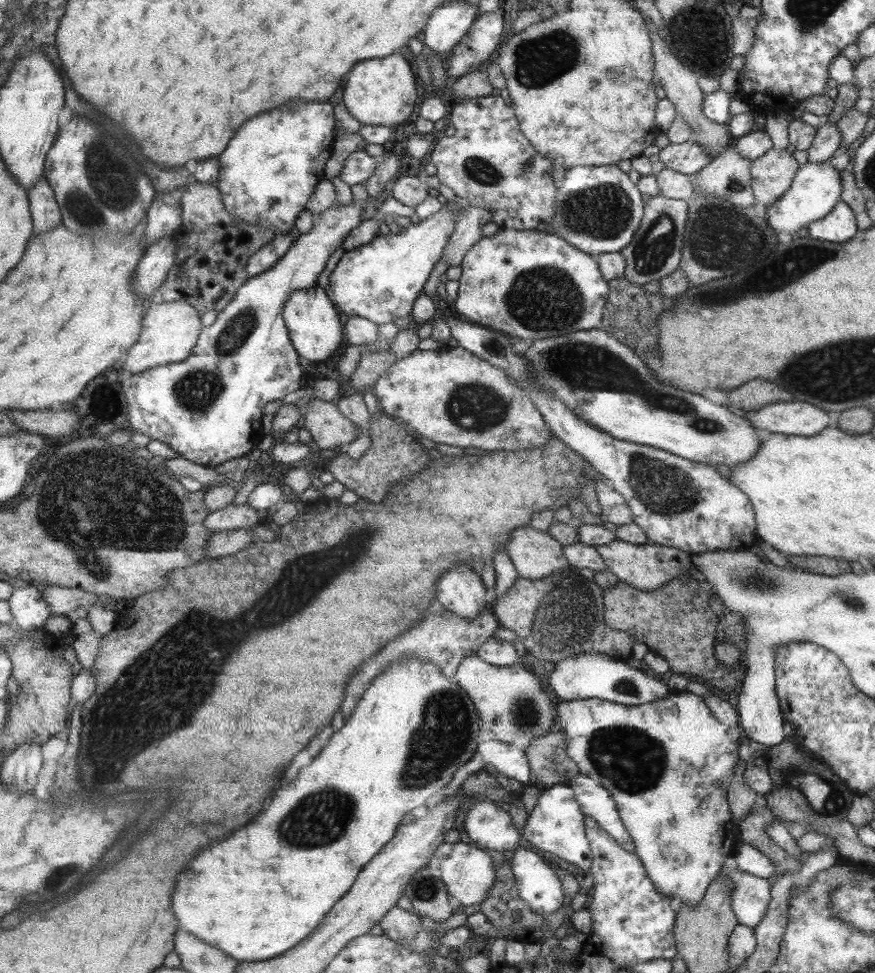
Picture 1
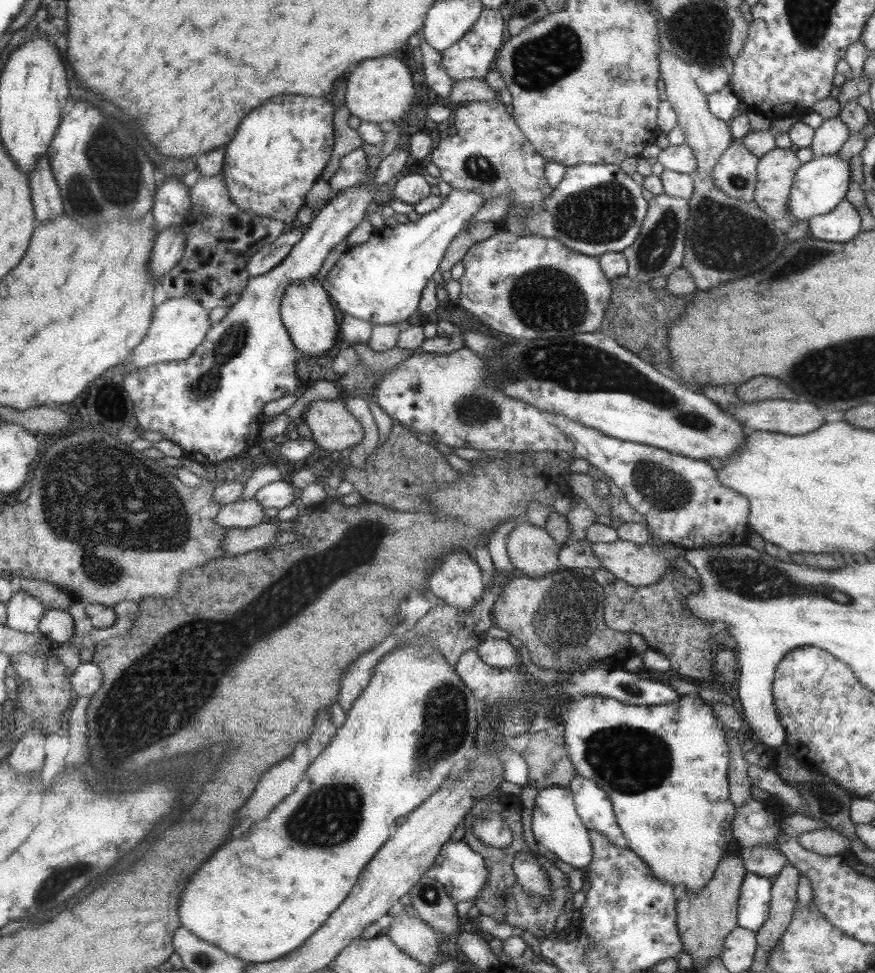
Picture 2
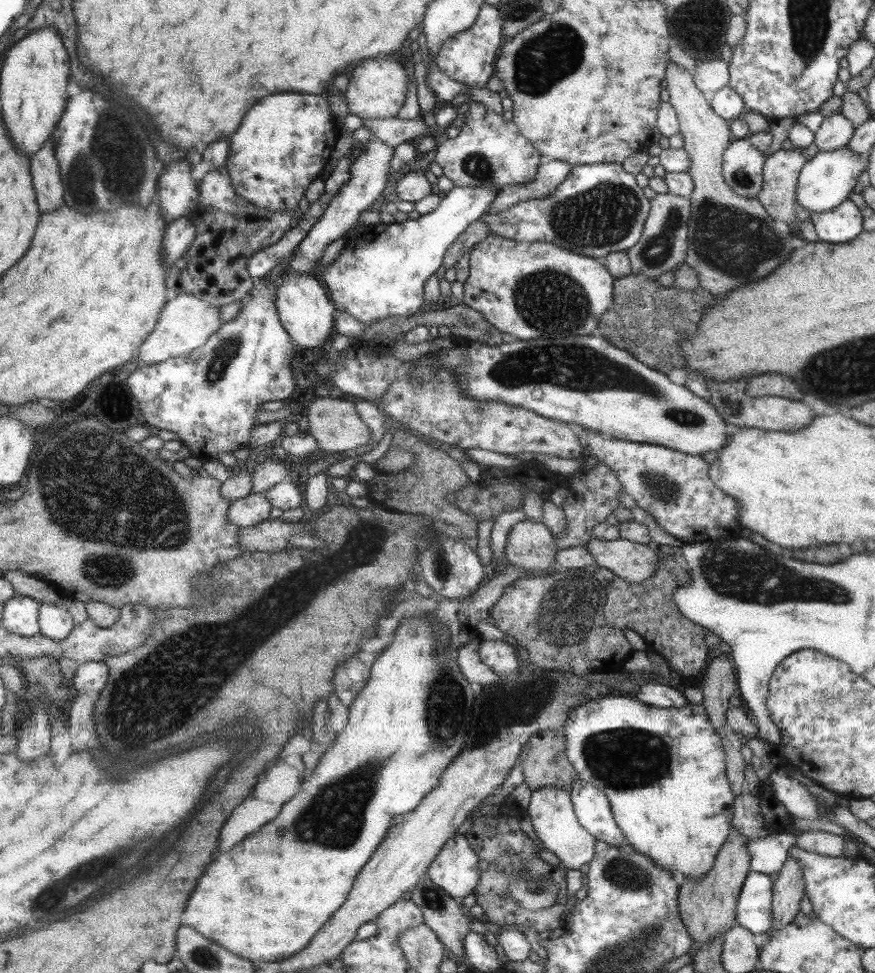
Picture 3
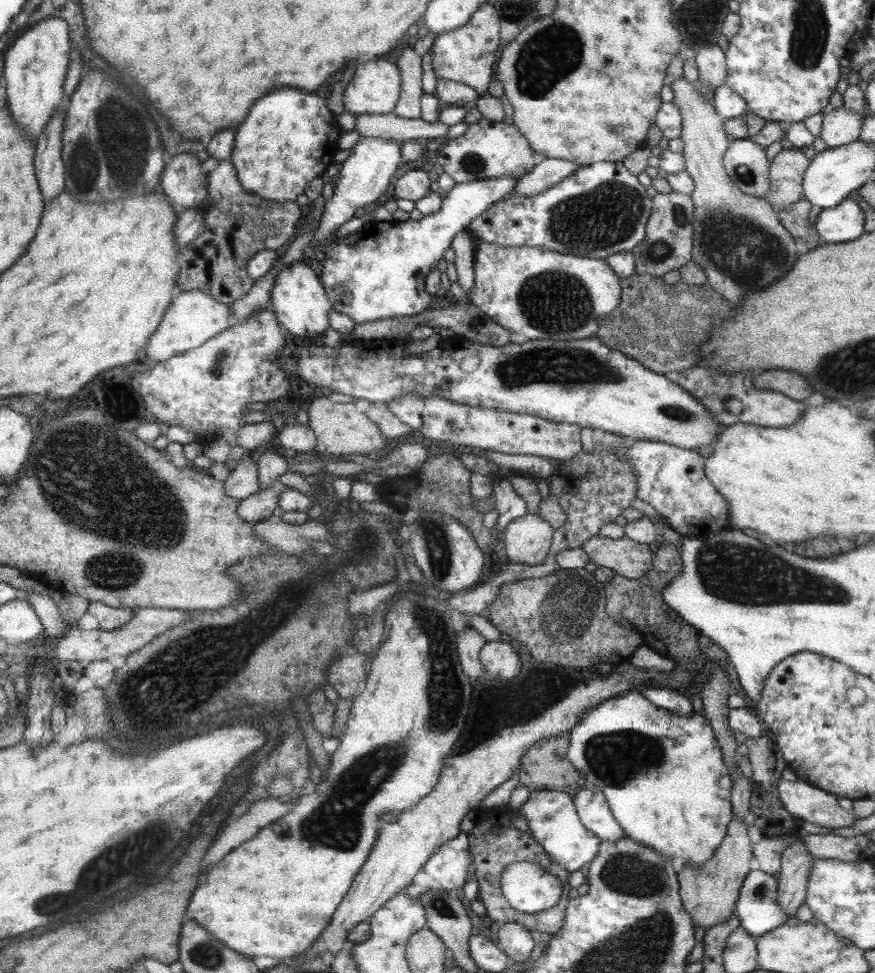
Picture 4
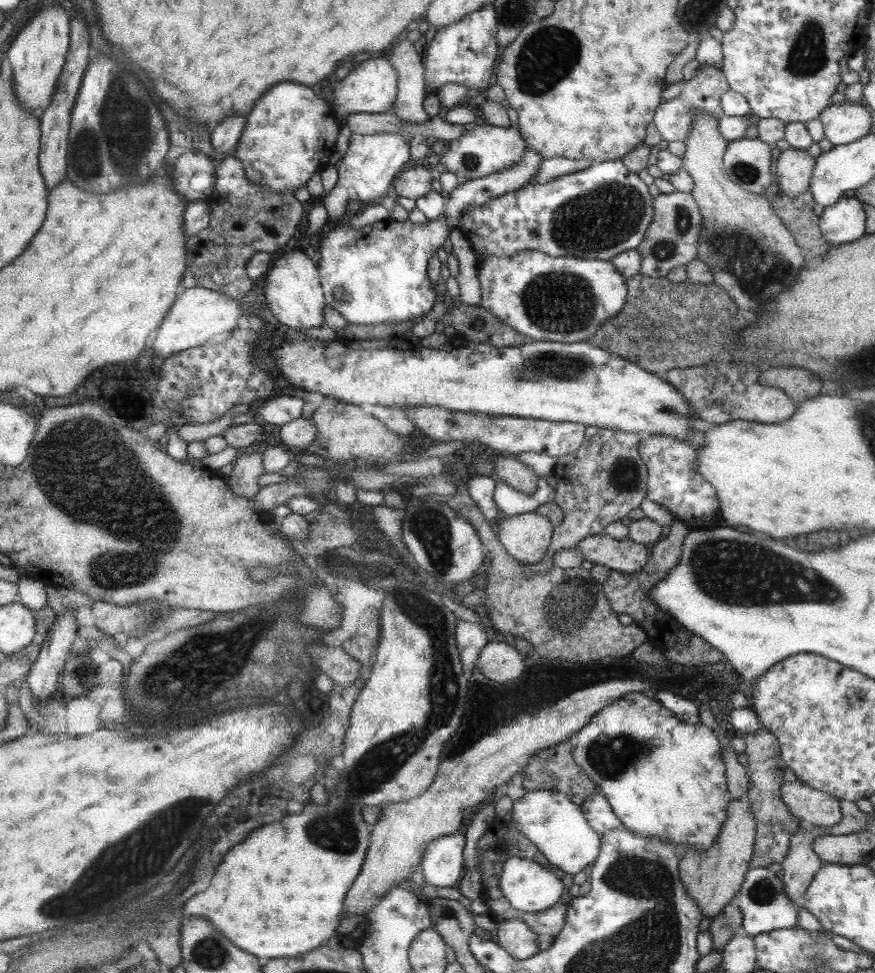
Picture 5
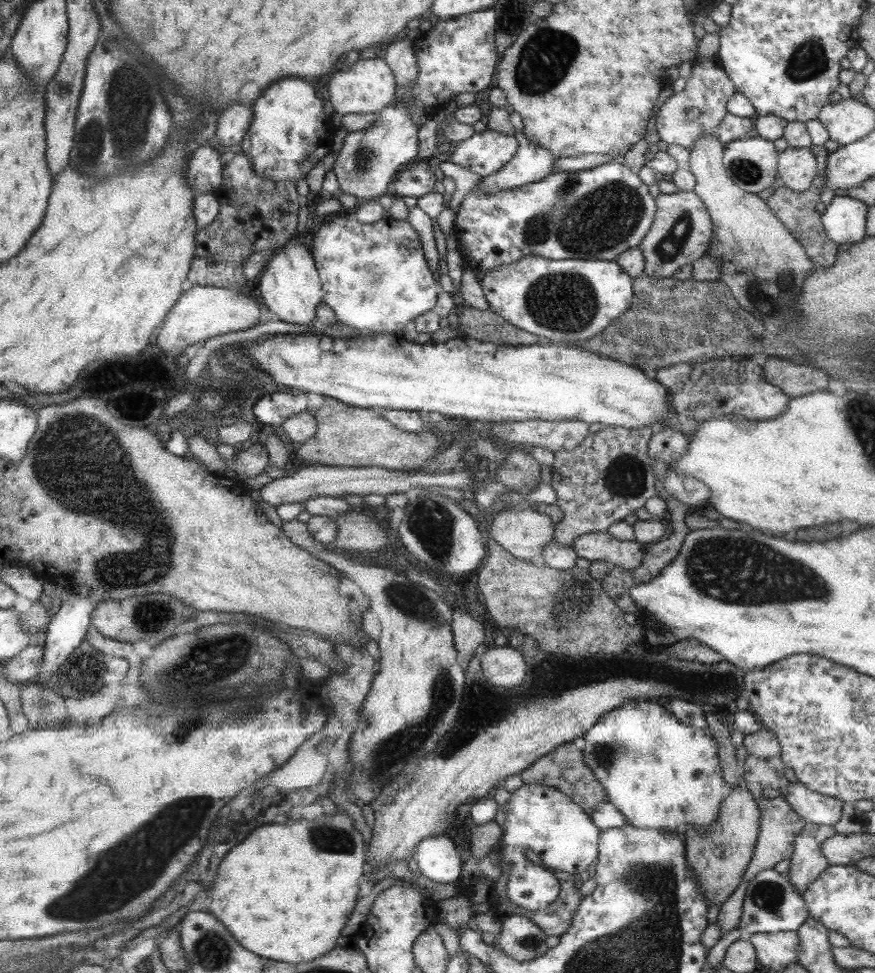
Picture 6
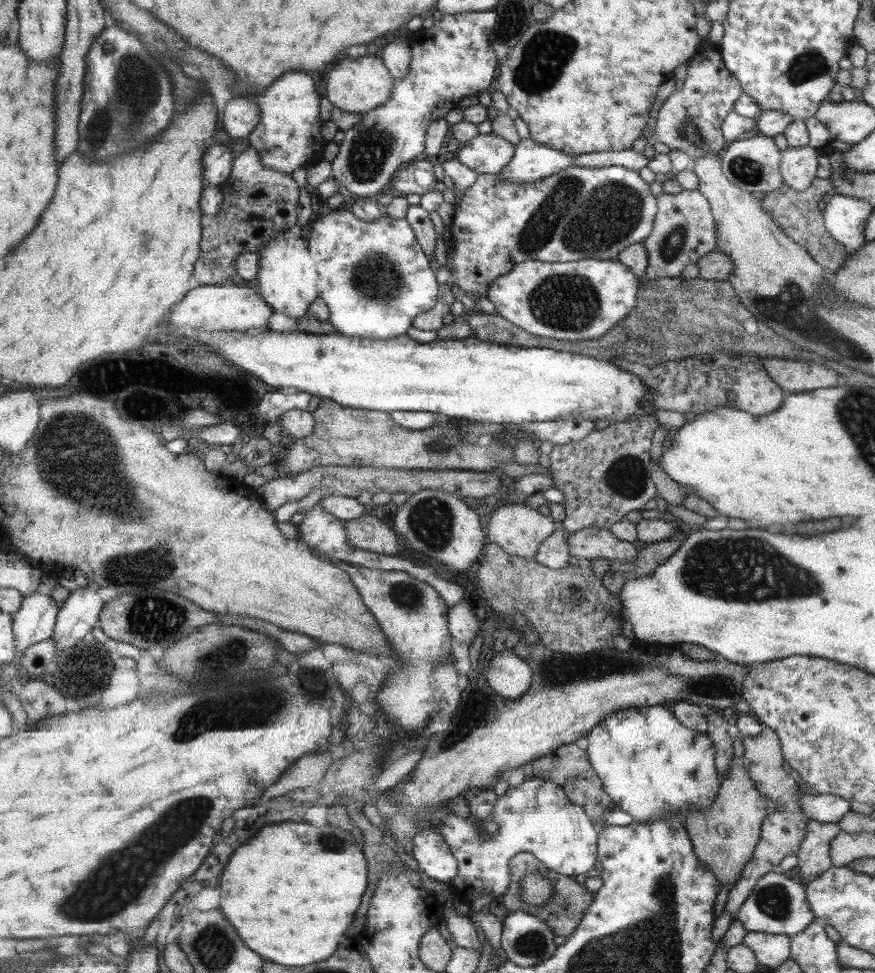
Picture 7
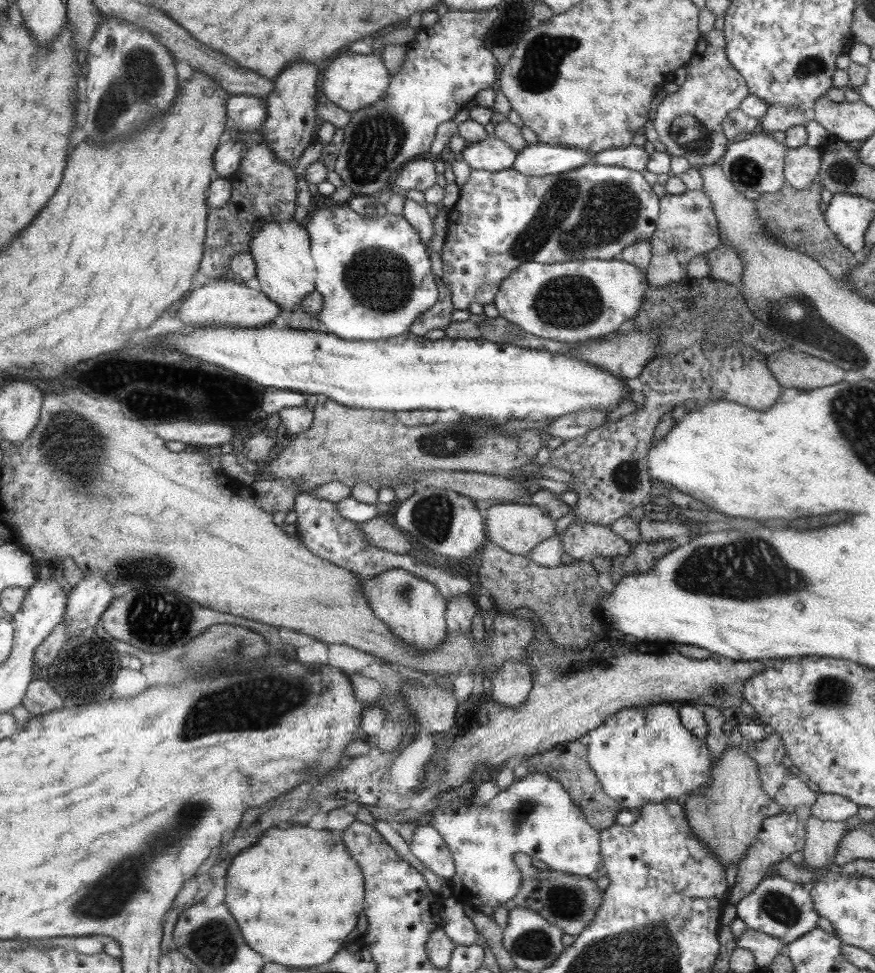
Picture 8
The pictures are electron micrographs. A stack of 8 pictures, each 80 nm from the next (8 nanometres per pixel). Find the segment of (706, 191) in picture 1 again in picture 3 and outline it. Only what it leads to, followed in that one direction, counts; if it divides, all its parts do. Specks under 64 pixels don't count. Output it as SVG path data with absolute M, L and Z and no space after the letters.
M733 138L724 150L721 176L739 197L755 199L763 186L764 155L745 138Z

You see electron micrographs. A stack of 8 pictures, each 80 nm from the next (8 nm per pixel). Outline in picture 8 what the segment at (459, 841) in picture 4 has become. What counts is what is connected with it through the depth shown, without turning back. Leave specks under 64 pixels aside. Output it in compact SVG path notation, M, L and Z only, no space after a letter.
M417 823L408 848L434 875L445 880L452 879L455 875L455 861L451 850L444 843L444 837L435 828L431 828L429 823Z

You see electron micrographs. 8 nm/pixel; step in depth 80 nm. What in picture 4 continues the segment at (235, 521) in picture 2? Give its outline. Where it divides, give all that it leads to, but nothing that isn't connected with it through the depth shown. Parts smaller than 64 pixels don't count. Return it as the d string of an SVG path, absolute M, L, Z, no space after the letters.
M277 482L274 488L259 490L249 498L242 499L239 506L240 516L249 524L255 525L268 519L277 508L278 492L283 487L285 486Z

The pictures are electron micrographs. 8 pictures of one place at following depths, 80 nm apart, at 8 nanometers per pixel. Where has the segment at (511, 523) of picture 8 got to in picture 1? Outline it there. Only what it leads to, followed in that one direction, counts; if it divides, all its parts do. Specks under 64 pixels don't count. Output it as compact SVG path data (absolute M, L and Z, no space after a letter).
M529 526L509 534L505 551L518 578L539 580L570 568L563 546L549 534Z

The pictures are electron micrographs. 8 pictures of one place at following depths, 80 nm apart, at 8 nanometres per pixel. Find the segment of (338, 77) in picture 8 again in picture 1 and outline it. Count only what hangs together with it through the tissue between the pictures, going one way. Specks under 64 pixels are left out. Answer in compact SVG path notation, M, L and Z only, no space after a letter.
M396 52L392 55L376 58L375 60L365 60L349 72L345 88L343 88L343 104L347 112L364 125L386 126L393 128L399 122L403 122L417 100L415 94L415 84L413 84L413 74L405 58Z

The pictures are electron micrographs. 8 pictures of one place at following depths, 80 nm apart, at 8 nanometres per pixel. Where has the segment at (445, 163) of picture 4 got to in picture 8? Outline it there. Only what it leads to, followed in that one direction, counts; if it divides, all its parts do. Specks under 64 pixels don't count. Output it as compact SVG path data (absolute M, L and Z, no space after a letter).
M493 136L468 143L457 154L458 158L465 160L472 170L489 172L509 169L516 160L516 151L509 148L505 141Z

